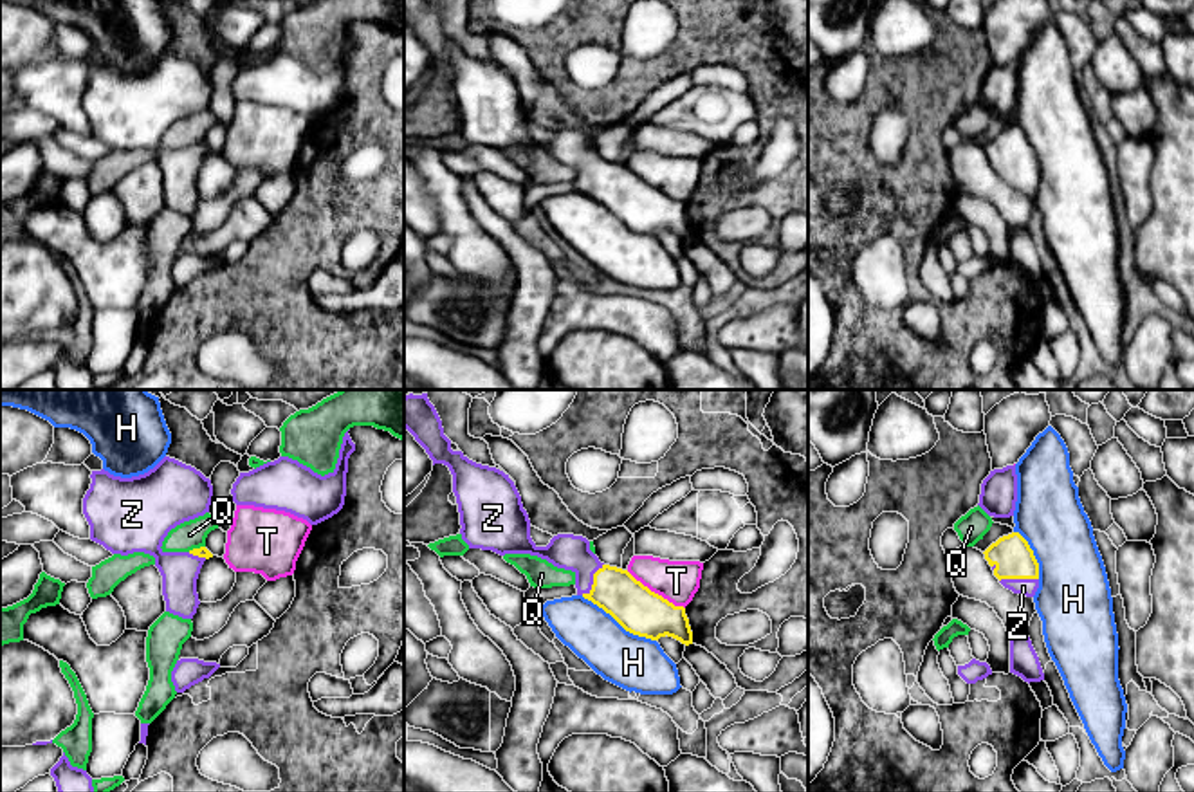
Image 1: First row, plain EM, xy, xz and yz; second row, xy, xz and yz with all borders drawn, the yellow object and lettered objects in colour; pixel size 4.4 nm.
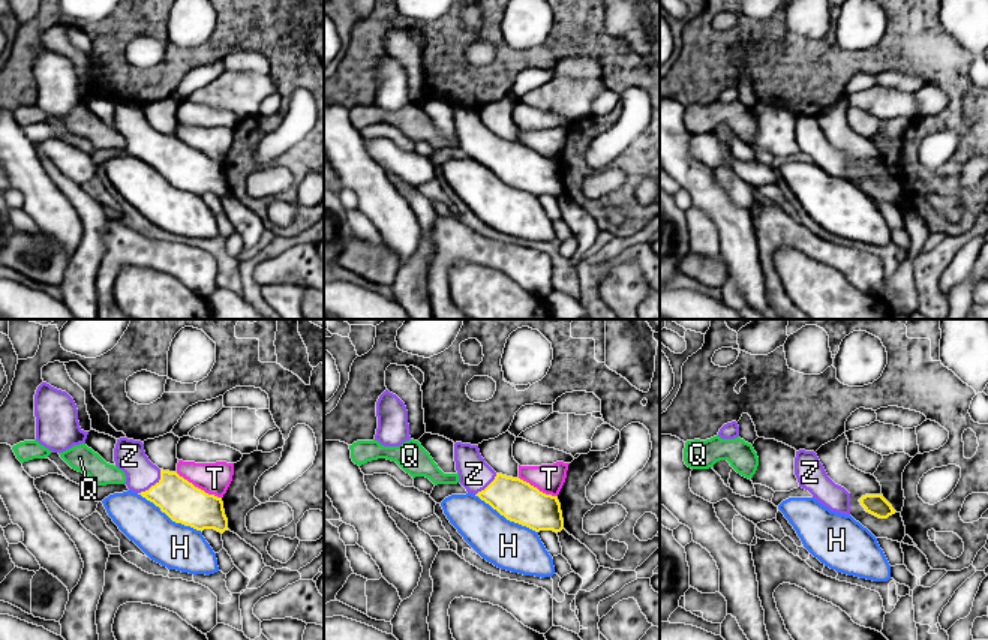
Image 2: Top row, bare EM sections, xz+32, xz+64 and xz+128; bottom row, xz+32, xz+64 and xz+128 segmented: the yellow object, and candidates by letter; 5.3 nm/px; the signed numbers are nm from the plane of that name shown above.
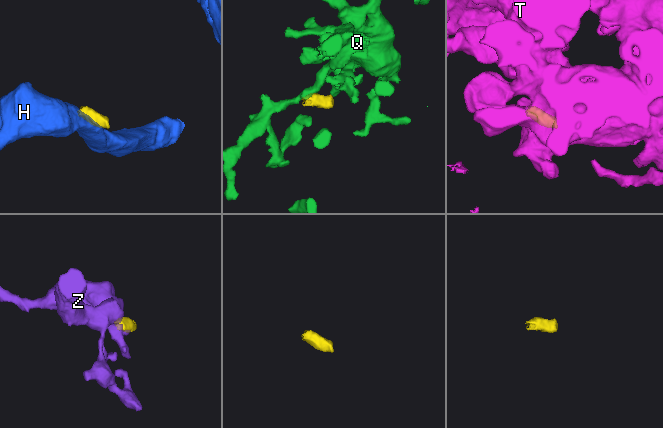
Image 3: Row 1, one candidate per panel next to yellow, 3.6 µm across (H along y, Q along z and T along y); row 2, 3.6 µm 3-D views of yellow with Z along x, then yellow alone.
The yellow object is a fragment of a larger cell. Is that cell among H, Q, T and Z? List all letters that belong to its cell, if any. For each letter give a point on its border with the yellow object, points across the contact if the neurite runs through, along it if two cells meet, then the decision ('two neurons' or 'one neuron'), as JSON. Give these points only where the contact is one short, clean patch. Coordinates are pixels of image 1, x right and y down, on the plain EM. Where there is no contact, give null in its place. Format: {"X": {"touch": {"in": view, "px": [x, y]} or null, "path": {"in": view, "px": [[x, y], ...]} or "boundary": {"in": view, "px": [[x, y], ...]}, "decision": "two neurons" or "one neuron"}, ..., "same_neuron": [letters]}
{"H": {"touch": {"in": "xz", "px": [619, 219]}, "boundary": {"in": "xz", "px": [[581, 192], [608, 208], [626, 226], [655, 237]]}, "decision": "two neurons"}, "Q": {"touch": {"in": "xy", "px": [195, 145]}, "decision": "two neurons"}, "T": {"touch": {"in": "xz", "px": [653, 188]}, "boundary": {"in": "xz", "px": [[626, 166], [652, 186], [684, 204]]}, "decision": "two neurons"}, "Z": {"touch": {"in": "yz", "px": [1018, 174]}, "path": {"in": "yz", "px": [[1012, 152], [1018, 174], [1023, 183]]}, "decision": "one neuron"}, "same_neuron": ["Z"]}

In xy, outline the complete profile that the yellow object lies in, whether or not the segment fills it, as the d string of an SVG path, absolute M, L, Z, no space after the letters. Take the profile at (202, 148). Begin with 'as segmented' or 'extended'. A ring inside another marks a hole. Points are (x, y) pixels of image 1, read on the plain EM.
extended; M170 52L139 72L121 74L101 65L90 74L83 94L90 135L112 150L153 152L162 171L166 207L193 215L200 200L197 175L213 150L206 143L189 148L164 148L161 143L171 124L209 108L211 76Z

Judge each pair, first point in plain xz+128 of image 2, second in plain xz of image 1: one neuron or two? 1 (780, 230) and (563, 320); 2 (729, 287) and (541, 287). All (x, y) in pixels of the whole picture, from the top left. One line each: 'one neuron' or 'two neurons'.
1: one neuron
2: one neuron

